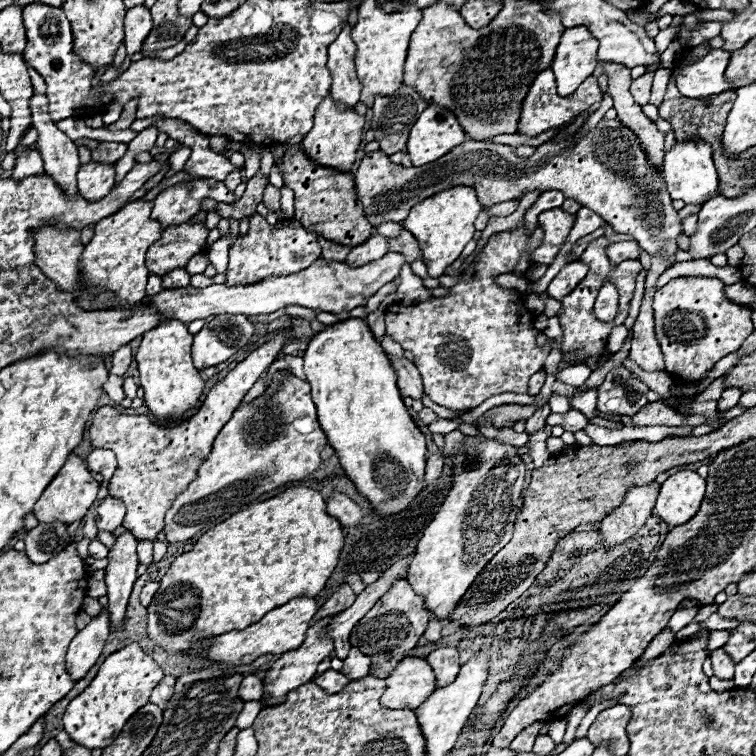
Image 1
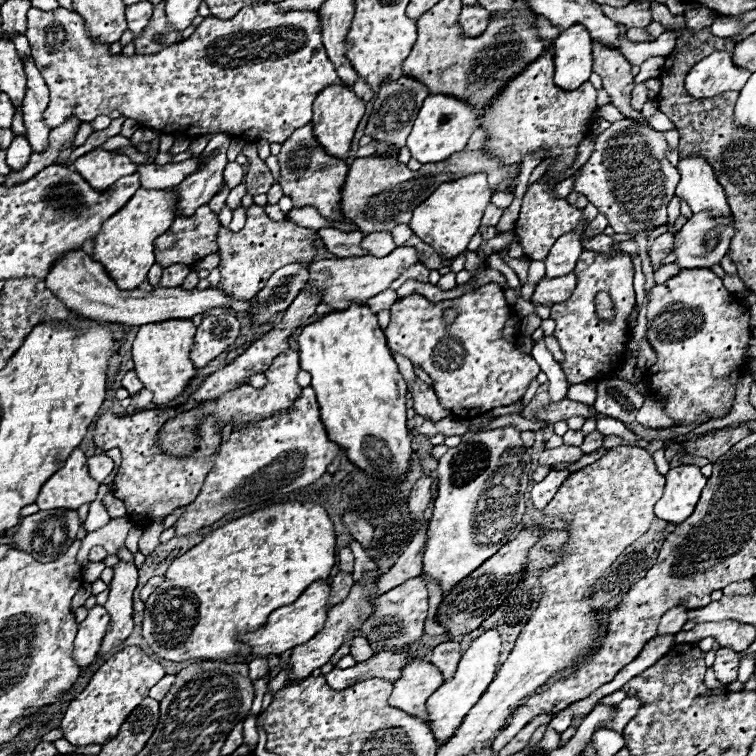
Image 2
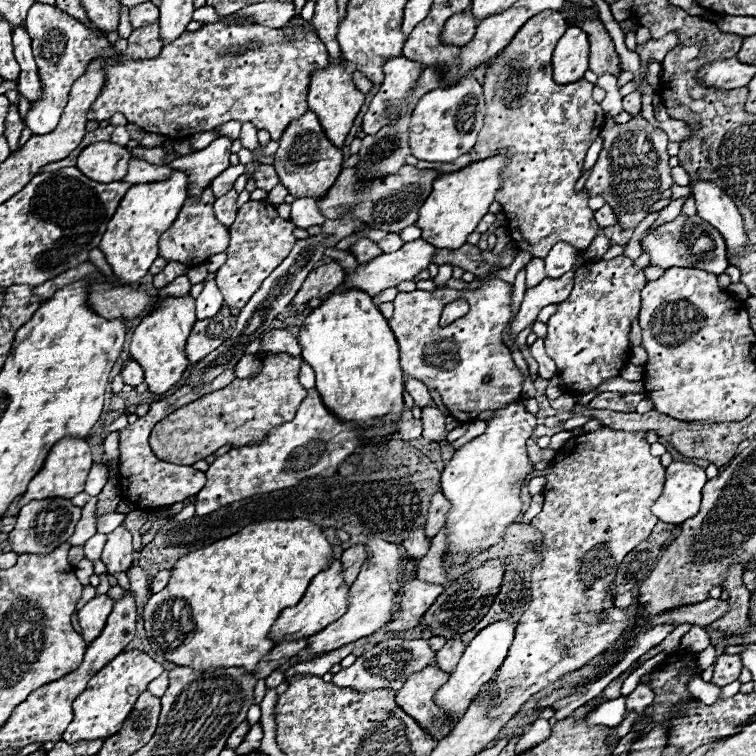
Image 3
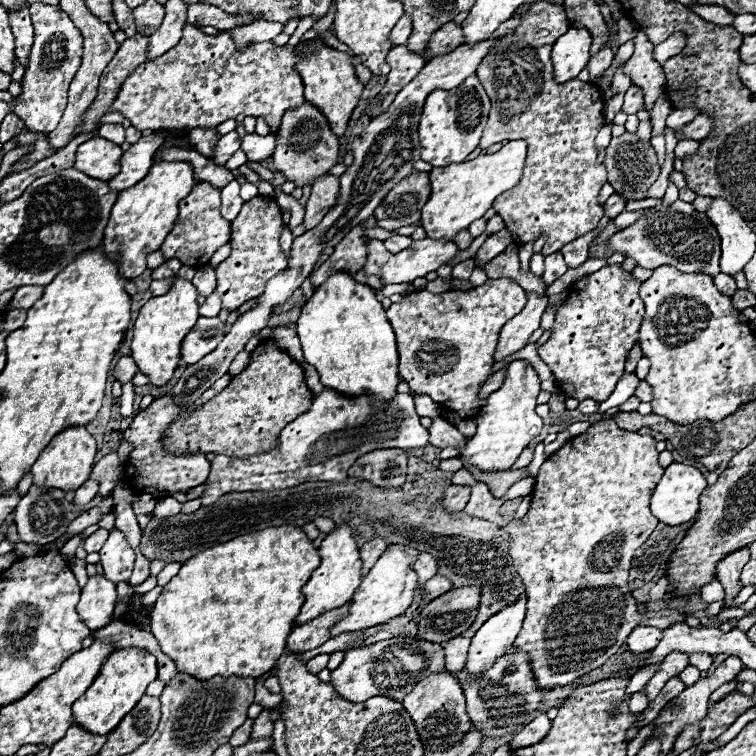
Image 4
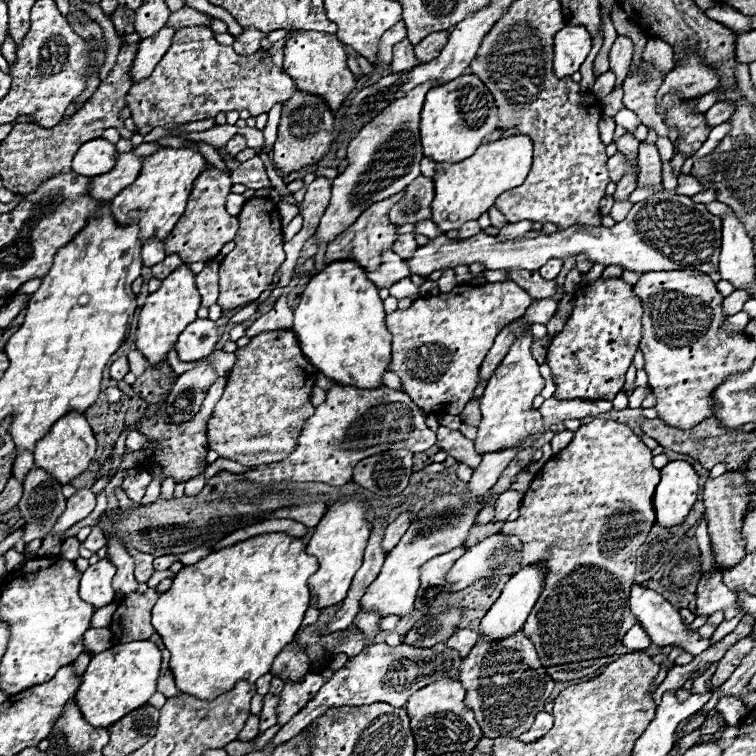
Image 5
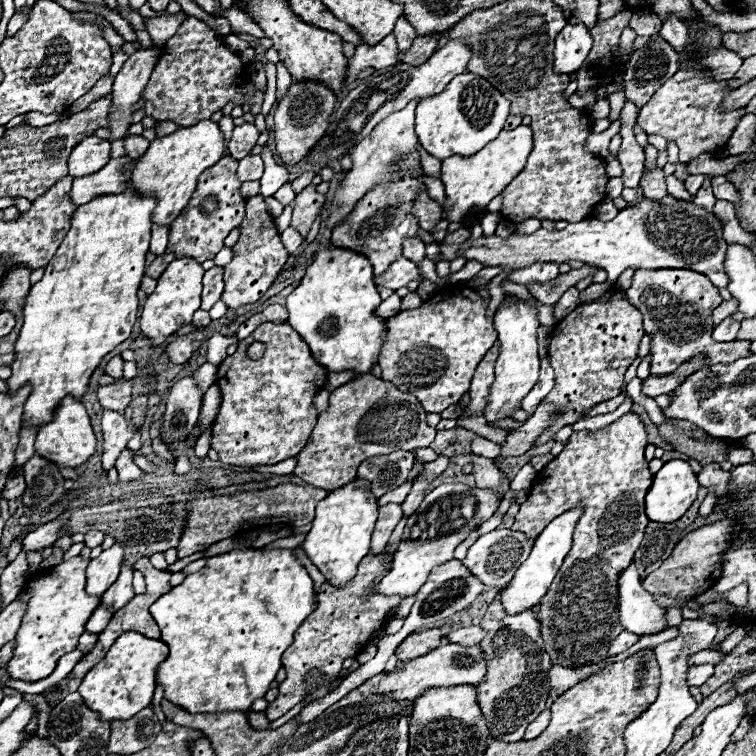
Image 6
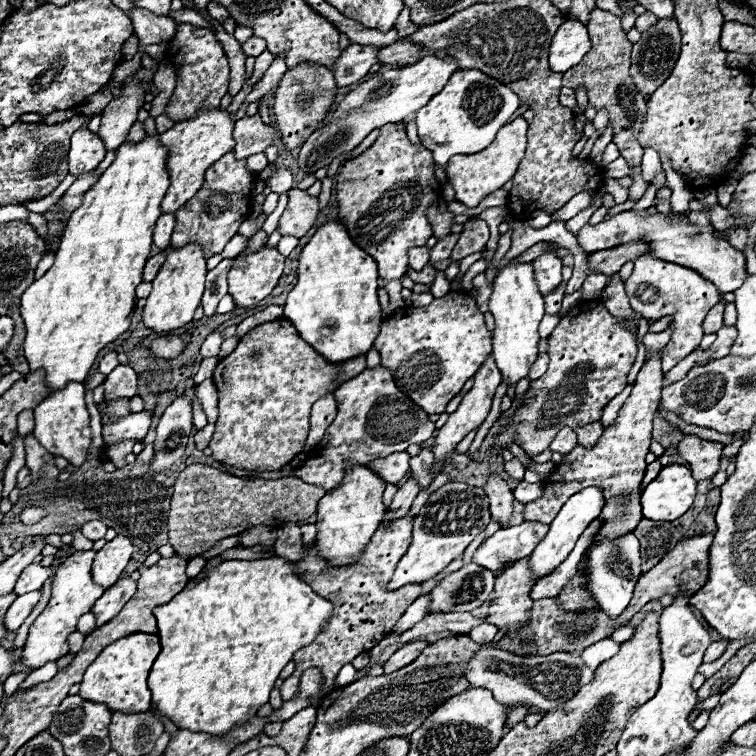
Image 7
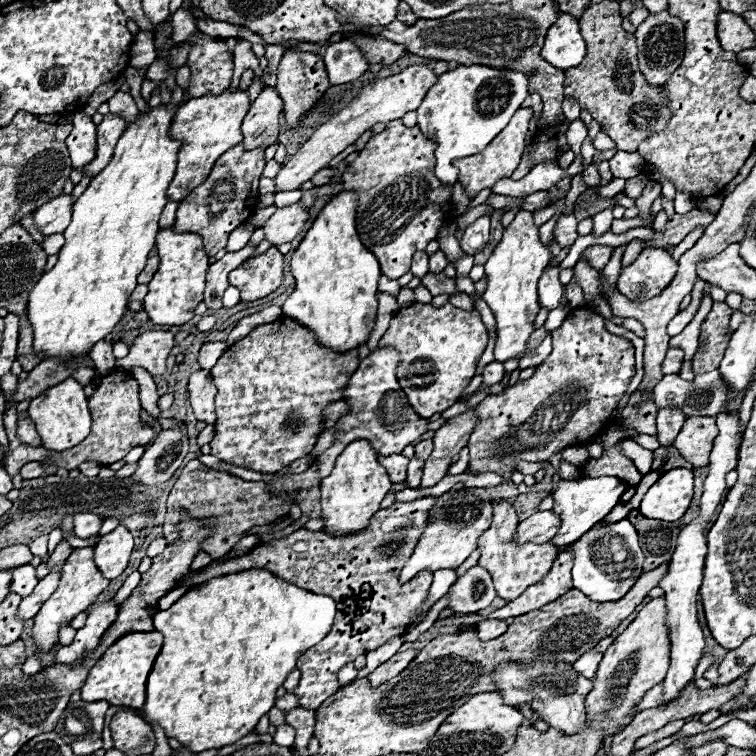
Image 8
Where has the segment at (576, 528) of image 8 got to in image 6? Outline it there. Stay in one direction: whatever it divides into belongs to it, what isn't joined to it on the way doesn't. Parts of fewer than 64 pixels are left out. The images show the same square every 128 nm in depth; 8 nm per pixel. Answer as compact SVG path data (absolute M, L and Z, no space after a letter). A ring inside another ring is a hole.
M576 504L574 508L566 510L566 512L560 514L558 518L554 518L554 520L542 530L542 534L534 540L534 548L532 548L528 560L516 570L512 582L508 582L506 588L504 588L502 602L504 602L504 608L508 610L508 614L516 614L516 610L534 608L534 606L540 602L540 598L546 594L550 582L554 580L554 576L558 574L558 570L560 570L560 566L562 566L562 560L566 558L568 550L572 548L574 528L576 528L578 520L582 518L582 514L584 514L582 504Z

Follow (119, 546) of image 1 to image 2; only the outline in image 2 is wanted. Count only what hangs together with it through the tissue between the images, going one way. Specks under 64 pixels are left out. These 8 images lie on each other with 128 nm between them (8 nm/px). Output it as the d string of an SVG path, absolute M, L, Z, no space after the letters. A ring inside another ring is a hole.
M120 562L114 568L114 580L110 584L110 596L104 608L110 612L110 626L100 644L98 656L106 656L112 648L120 646L134 628L132 620L132 592L138 584L138 570L134 564Z

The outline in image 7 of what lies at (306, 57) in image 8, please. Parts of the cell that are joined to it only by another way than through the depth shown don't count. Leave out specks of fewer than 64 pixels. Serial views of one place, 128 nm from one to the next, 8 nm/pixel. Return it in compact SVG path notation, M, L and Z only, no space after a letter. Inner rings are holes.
M298 62L292 70L286 70L282 74L274 98L274 118L278 124L278 134L288 150L300 146L304 138L308 138L308 134L318 128L318 124L324 120L326 112L332 106L336 90L338 88L332 78L332 72L326 66L314 62Z

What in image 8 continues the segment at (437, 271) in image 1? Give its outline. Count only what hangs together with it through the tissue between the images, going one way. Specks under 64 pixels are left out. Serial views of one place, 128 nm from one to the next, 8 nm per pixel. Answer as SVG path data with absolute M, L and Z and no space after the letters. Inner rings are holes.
M532 108L516 110L510 124L486 146L486 150L482 154L474 154L474 156L468 156L468 158L458 158L456 162L452 162L458 168L458 180L464 186L464 190L468 192L470 198L474 198L484 188L492 188L496 184L496 180L512 176L516 166L520 164L520 158L522 158L522 152L524 152L524 146L526 146L528 124L530 124L532 116L534 116Z

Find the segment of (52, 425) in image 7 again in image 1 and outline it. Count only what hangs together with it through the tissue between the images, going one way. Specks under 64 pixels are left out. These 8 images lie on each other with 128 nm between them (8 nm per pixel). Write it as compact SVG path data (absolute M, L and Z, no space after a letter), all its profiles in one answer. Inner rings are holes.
M70 454L66 460L66 466L52 478L52 482L48 484L48 488L42 492L40 500L34 506L36 518L40 522L74 522L86 516L88 508L92 506L92 502L96 500L96 494L100 490L100 484L94 480L94 476L90 474L90 470L84 466L82 458L76 454Z

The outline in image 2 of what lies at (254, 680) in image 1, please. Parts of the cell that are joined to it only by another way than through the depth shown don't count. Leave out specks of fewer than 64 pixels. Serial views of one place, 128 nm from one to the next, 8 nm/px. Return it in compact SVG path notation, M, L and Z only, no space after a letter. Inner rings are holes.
M260 656L260 658L254 658L250 664L248 664L248 668L250 668L250 680L254 682L254 680L258 680L258 678L262 678L262 676L266 676L266 668L268 668L268 656Z

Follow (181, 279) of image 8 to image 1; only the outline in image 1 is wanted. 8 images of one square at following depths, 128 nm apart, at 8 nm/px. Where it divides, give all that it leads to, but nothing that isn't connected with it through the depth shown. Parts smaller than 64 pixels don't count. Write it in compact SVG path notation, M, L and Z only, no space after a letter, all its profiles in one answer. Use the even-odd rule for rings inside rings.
M166 320L158 324L156 328L142 334L142 342L136 350L136 362L140 370L140 386L144 388L144 400L146 406L152 410L156 418L168 418L168 416L180 416L196 406L204 382L198 376L198 370L192 364L190 346L192 346L192 334L188 332L188 326L184 322Z

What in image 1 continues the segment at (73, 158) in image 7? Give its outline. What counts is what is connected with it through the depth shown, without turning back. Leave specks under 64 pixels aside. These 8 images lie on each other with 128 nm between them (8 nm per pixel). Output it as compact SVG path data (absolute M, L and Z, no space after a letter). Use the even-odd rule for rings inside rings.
M88 162L82 164L78 170L78 190L84 194L84 198L96 202L96 198L104 198L108 190L112 190L116 182L116 170L114 164L102 164L102 162Z

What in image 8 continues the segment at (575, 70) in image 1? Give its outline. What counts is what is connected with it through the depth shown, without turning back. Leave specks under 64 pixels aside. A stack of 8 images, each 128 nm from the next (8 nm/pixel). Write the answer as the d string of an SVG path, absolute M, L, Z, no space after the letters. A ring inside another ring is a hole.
M560 14L546 34L542 46L542 58L560 70L568 70L578 66L584 60L584 56L586 56L586 42L580 36L578 18L570 14Z

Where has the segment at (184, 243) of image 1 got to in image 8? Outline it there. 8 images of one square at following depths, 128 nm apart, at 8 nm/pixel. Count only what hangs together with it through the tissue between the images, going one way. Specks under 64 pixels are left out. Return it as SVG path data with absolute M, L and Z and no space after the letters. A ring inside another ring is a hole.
M234 146L226 154L222 154L210 176L204 184L192 190L176 210L176 232L196 232L204 238L204 248L210 256L216 256L220 248L228 244L228 234L246 222L254 210L250 210L258 198L258 180L264 170L264 150L266 146L258 146L252 150L244 150L244 146Z

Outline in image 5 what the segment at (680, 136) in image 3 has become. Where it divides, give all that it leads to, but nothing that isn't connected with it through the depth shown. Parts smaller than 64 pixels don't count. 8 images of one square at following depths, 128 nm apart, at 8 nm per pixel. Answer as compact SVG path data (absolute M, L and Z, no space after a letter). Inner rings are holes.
M722 100L722 102L716 102L708 112L706 112L706 118L708 118L708 124L710 126L718 126L726 120L732 118L736 110L736 104L734 102L728 102L728 100Z

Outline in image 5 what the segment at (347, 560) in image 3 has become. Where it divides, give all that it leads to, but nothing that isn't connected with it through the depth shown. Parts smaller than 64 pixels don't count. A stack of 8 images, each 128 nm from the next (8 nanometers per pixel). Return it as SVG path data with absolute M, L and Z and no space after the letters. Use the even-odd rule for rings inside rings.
M410 510L408 512L402 512L388 528L386 528L386 532L384 532L384 540L382 540L382 548L384 548L384 552L388 552L388 550L392 550L392 546L402 538L402 534L408 530L408 526L410 526Z

